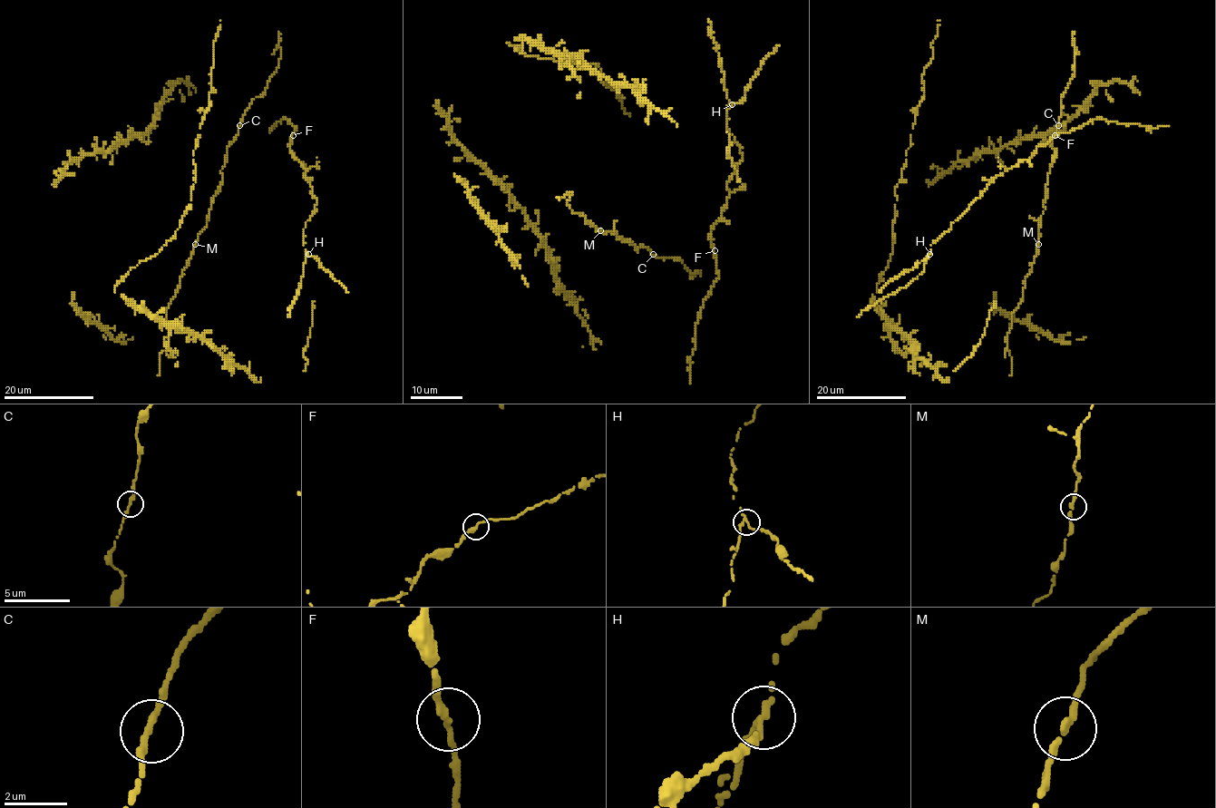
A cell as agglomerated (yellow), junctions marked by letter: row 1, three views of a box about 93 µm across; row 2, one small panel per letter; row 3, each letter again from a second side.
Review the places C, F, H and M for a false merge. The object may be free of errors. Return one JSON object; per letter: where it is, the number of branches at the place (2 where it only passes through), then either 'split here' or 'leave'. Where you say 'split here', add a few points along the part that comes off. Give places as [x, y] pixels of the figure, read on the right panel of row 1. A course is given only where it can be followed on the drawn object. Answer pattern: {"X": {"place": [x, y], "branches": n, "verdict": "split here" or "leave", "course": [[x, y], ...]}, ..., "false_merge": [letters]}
{"C": {"place": [1058, 125], "branches": 2, "verdict": "leave"}, "F": {"place": [1055, 135], "branches": 2, "verdict": "leave"}, "H": {"place": [929, 254], "branches": 2, "verdict": "split here", "course": [[930, 253], [912, 269], [907, 269], [892, 278], [879, 293]]}, "M": {"place": [1038, 244], "branches": 2, "verdict": "leave"}, "false_merge": ["H"]}

